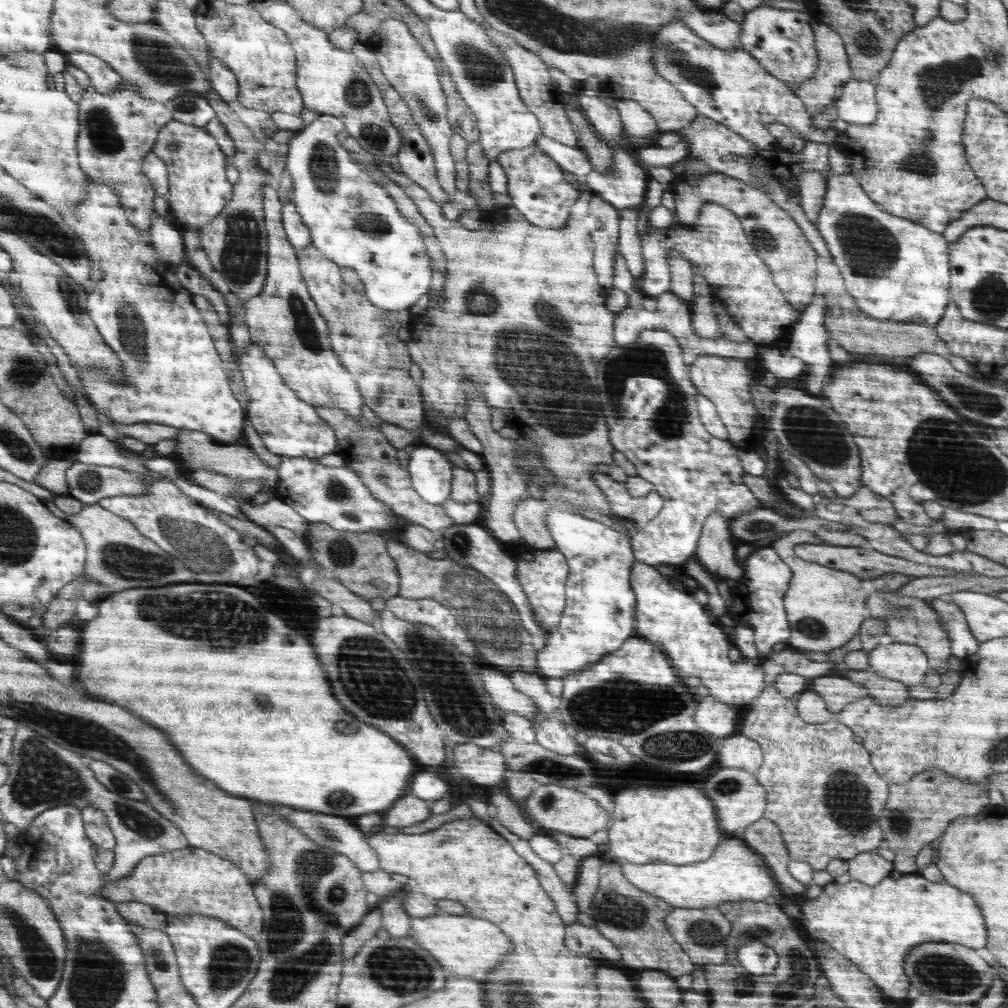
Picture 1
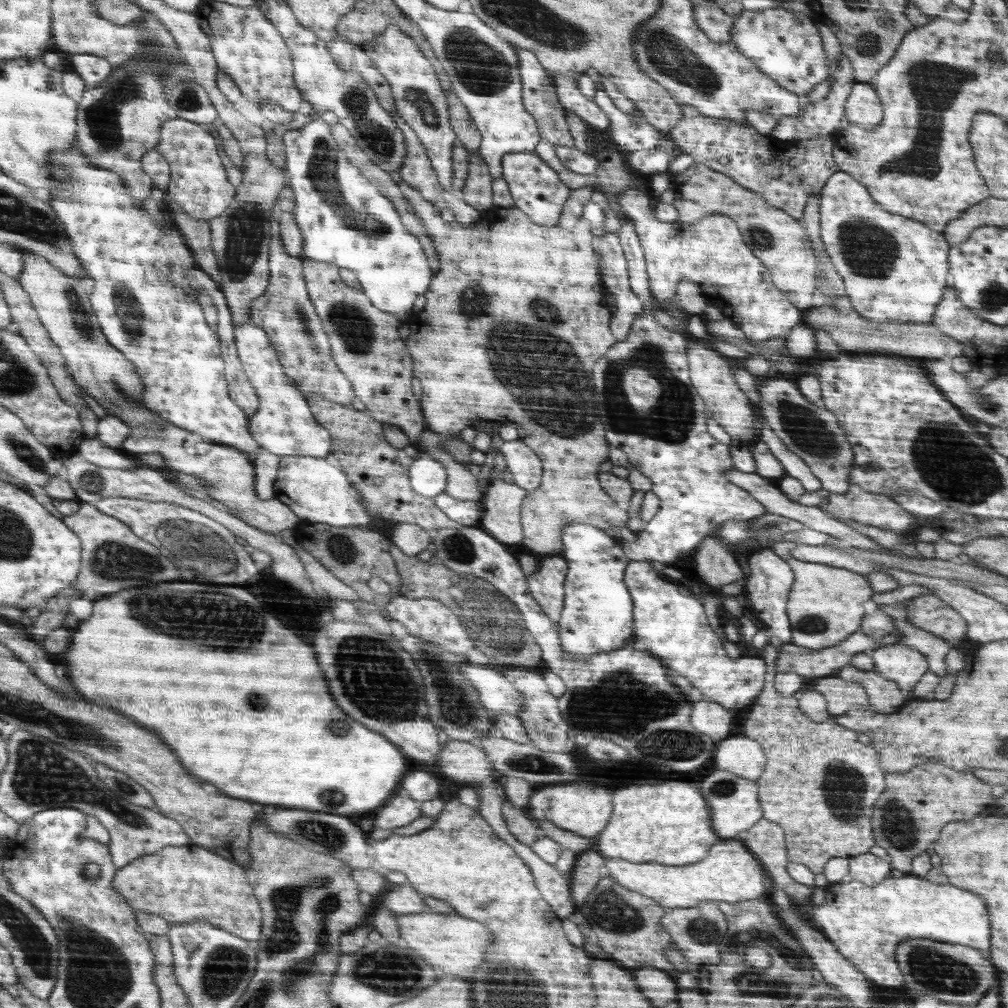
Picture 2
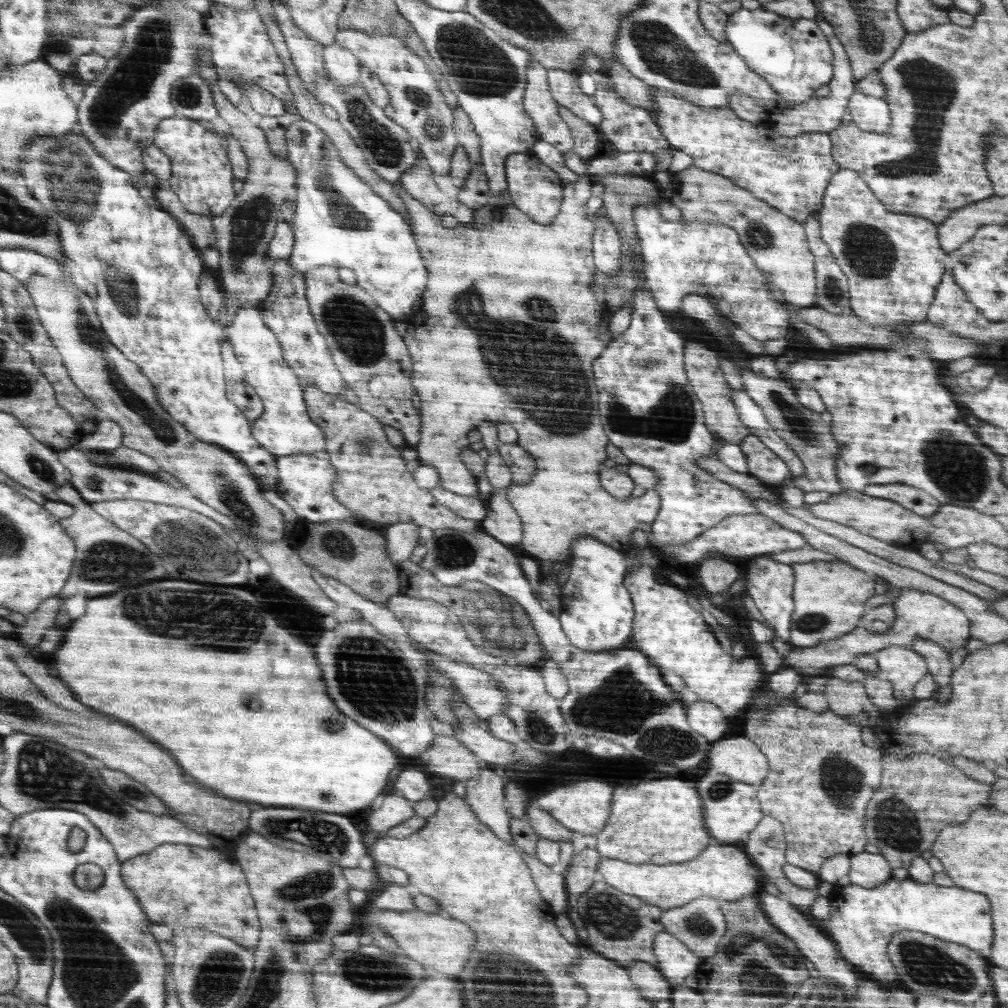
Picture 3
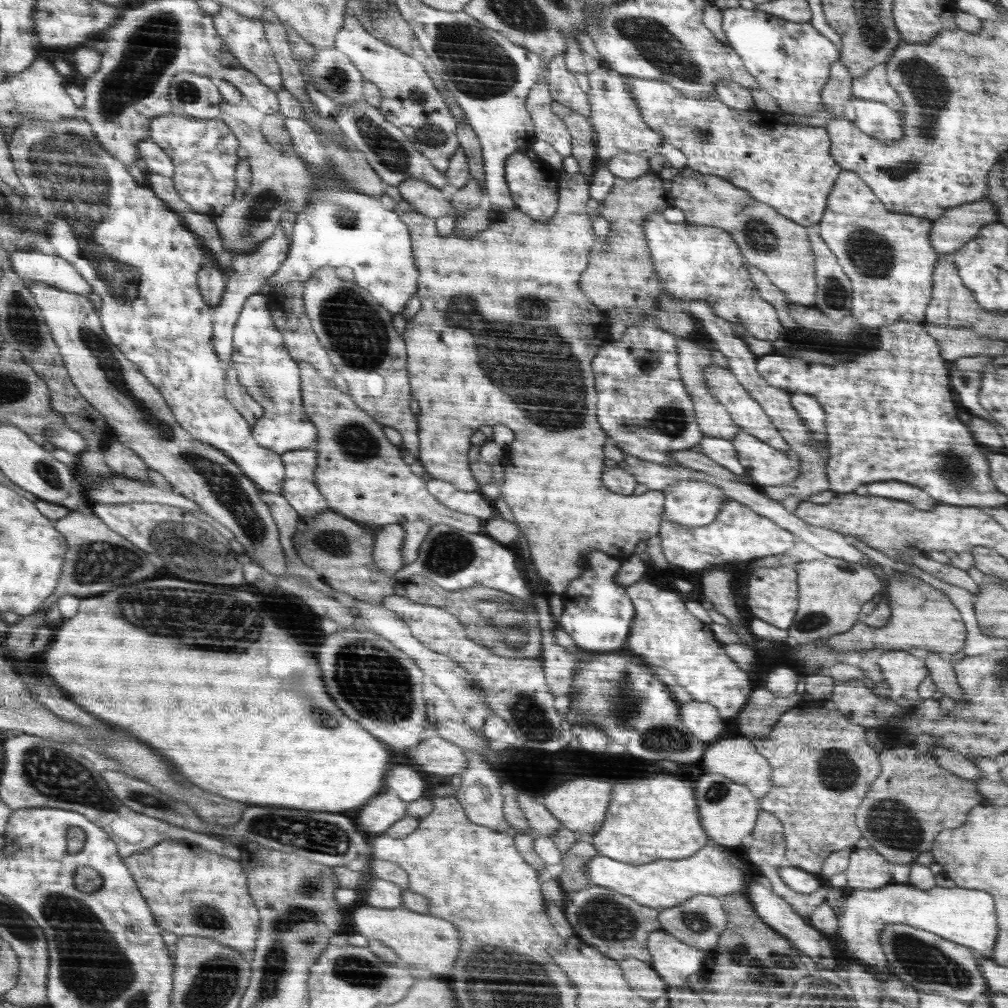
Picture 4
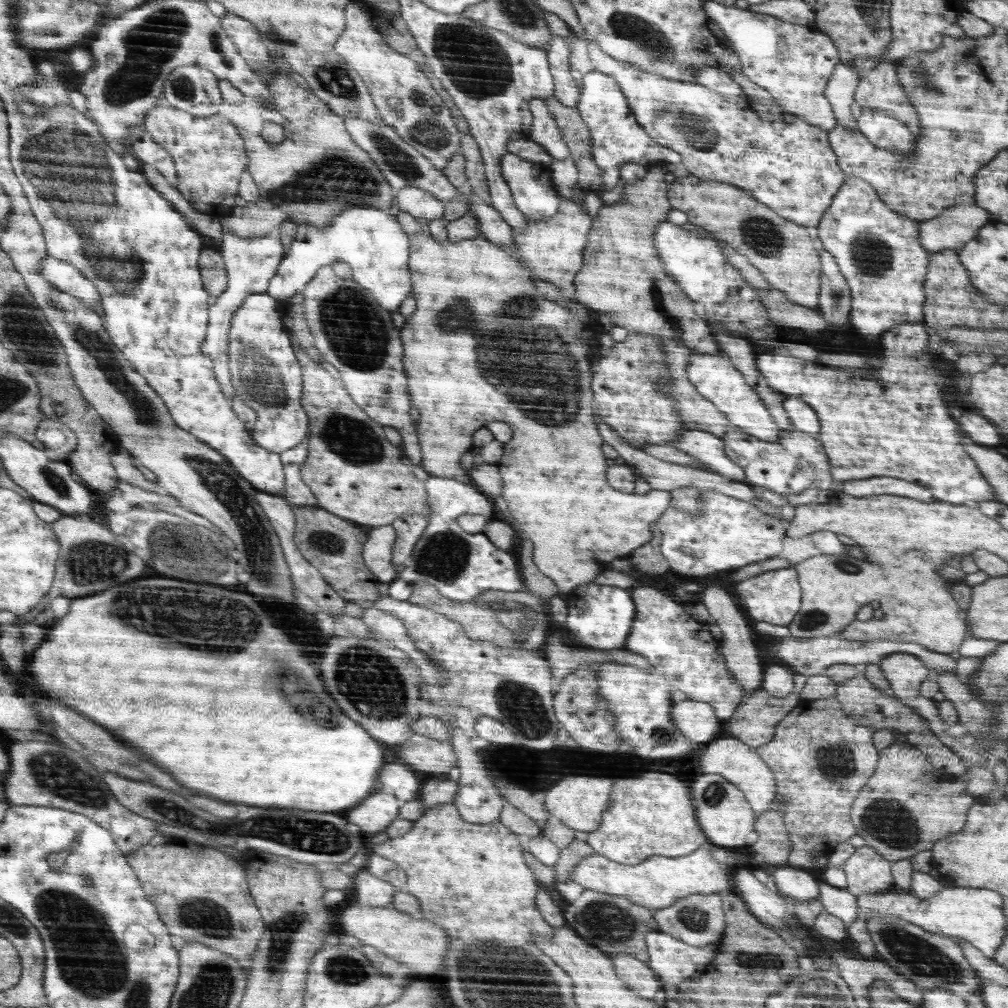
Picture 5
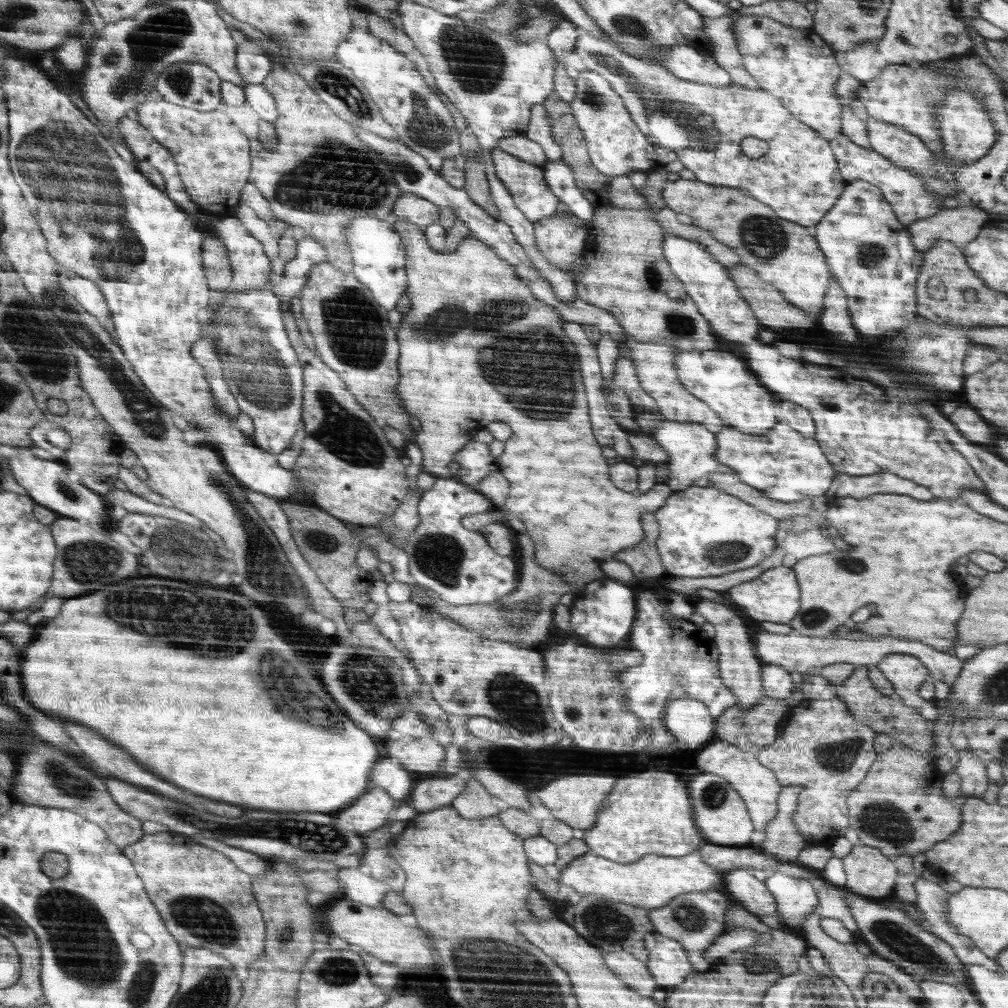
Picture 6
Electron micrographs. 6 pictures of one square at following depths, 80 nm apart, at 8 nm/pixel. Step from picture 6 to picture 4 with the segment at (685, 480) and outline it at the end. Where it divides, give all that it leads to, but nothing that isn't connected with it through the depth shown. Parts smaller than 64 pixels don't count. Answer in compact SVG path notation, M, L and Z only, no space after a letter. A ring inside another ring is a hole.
M704 435L702 442L694 450L708 456L708 458L727 468L730 472L747 477L747 469L740 463L739 456L736 455L735 444L731 440L724 439Z

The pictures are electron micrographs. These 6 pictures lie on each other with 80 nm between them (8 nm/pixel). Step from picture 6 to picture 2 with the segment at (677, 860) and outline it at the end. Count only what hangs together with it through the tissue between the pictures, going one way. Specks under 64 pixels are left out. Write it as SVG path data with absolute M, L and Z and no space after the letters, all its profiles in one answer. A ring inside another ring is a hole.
M732 839L726 840L726 842L716 842L716 844L712 845L710 848L710 852L708 852L707 857L704 858L703 861L696 862L694 864L688 864L684 866L665 866L662 863L654 863L654 862L642 862L642 863L634 863L629 862L623 859L608 859L605 862L605 866L608 869L608 877L614 879L616 883L620 884L620 886L638 892L638 894L642 894L648 898L652 898L652 900L656 901L660 906L664 906L668 909L674 908L688 908L691 906L696 906L699 902L704 901L724 901L729 903L735 903L738 901L748 901L751 899L760 898L760 896L766 896L766 892L768 892L768 888L770 888L770 878L771 876L766 874L764 870L763 864L760 863L760 860L756 859L756 856L751 853L750 850L746 850L744 848L744 844L740 844L740 842L734 842L734 840L742 840L742 839Z

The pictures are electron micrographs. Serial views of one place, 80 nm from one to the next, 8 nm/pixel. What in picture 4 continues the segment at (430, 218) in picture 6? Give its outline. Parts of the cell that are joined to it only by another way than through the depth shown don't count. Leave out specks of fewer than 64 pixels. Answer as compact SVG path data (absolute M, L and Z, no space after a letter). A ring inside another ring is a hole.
M408 179L398 186L403 200L411 204L420 214L430 218L440 218L454 213L455 219L461 219L465 212L455 212L451 201L442 196L442 191L428 185L428 182L420 179Z

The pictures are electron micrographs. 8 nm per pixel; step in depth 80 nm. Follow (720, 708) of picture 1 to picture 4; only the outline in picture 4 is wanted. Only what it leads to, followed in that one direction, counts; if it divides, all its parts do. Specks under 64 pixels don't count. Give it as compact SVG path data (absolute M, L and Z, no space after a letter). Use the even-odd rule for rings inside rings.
M690 701L680 705L680 716L687 730L702 740L716 740L724 730L724 722L720 720L719 710L709 702Z

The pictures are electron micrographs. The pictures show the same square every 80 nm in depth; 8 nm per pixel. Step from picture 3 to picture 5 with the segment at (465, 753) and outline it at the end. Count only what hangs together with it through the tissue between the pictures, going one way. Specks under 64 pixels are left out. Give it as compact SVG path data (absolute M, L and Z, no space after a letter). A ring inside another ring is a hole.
M422 734L410 736L402 745L396 746L396 756L409 768L432 774L447 774L458 765L454 747L448 740L436 740Z

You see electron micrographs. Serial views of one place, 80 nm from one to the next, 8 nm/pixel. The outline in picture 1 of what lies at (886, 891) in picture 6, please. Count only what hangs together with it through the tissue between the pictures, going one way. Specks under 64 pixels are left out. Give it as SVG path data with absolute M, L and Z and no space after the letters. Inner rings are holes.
M877 849L860 853L858 857L849 861L849 875L851 880L862 882L866 886L876 886L893 872L892 864L878 855Z

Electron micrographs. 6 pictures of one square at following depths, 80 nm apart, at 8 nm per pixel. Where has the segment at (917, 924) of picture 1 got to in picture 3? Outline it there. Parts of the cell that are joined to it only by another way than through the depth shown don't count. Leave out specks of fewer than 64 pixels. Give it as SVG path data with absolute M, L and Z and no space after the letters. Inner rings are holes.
M891 878L875 888L856 884L834 885L827 897L830 914L824 922L823 931L852 966L858 966L862 974L870 974L884 982L894 982L898 976L888 958L891 938L904 930L930 934L934 938L972 947L991 956L994 944L994 915L990 900L984 894L976 894L956 886L945 888L933 882L922 883L914 879Z

